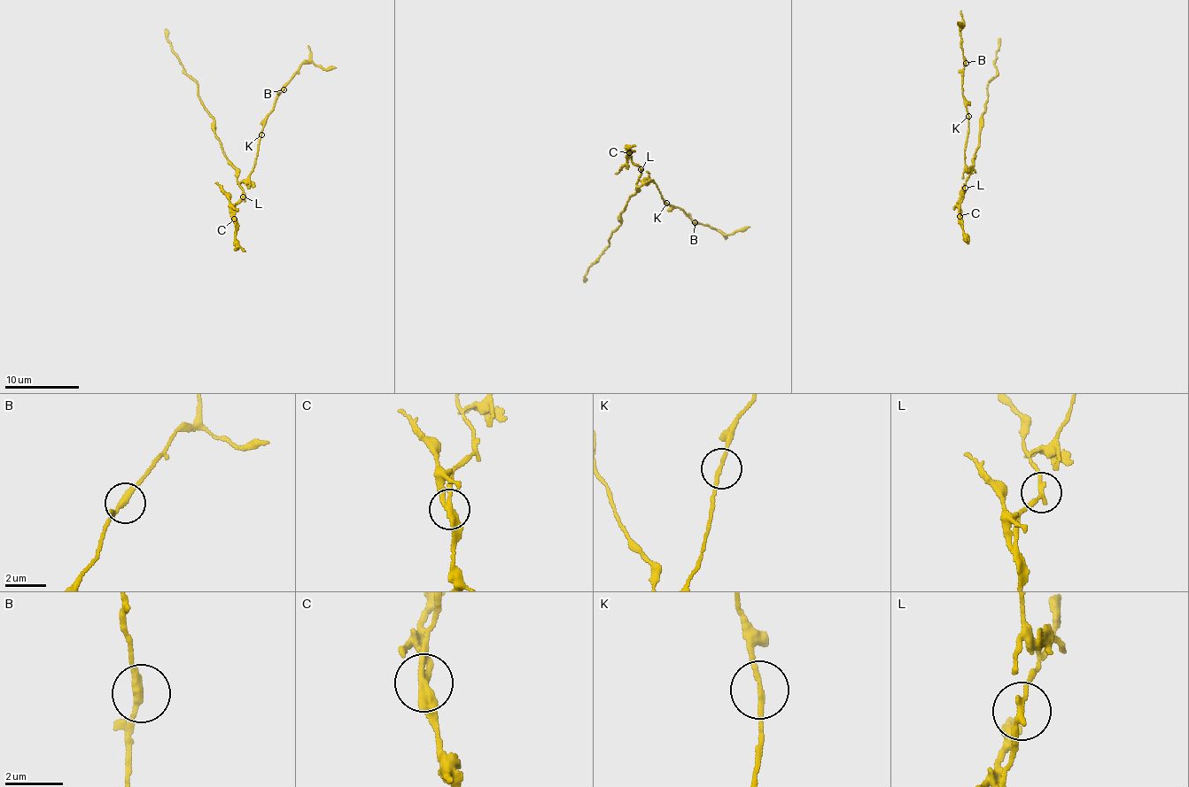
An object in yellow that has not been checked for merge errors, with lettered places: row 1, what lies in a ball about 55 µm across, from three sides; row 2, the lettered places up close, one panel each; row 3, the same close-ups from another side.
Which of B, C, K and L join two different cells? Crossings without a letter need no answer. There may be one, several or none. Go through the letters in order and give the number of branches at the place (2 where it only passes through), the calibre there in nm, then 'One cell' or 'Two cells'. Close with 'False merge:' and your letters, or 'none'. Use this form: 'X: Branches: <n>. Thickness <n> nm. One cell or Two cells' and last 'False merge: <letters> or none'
B: Branches: 2. Thickness 260 nm. One cell
C: Branches: 2. Thickness 320 nm. Two cells
K: Branches: 2. Thickness 160 nm. One cell
L: Branches: 2. Thickness 200 nm. Two cells
False merge: C, L

